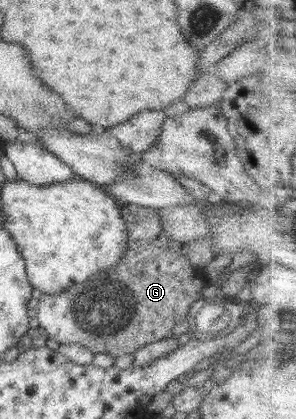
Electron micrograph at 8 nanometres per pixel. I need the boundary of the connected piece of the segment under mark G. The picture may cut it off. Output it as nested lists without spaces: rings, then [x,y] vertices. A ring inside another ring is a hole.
[[[120,204],[119,210],[121,210],[121,216],[123,216],[123,220],[125,220],[125,223],[127,224],[127,230],[129,230],[129,237],[127,237],[127,251],[125,251],[123,259],[121,259],[115,267],[111,267],[105,275],[103,275],[103,273],[101,273],[101,275],[93,275],[93,277],[89,277],[85,283],[73,285],[73,287],[61,291],[61,293],[57,293],[57,295],[41,293],[38,304],[35,307],[38,325],[45,329],[47,337],[55,339],[55,341],[60,344],[78,343],[85,346],[87,349],[90,349],[94,354],[107,352],[113,354],[115,357],[133,355],[137,349],[141,349],[141,347],[148,343],[171,338],[171,335],[173,335],[173,327],[186,320],[185,317],[187,317],[187,314],[189,313],[190,305],[194,301],[200,299],[199,293],[201,293],[201,290],[205,288],[205,285],[207,284],[206,276],[202,274],[201,270],[191,266],[186,254],[187,244],[182,244],[177,240],[173,240],[173,238],[163,230],[163,226],[161,226],[161,216],[159,216],[157,209],[144,208],[135,204]]]

